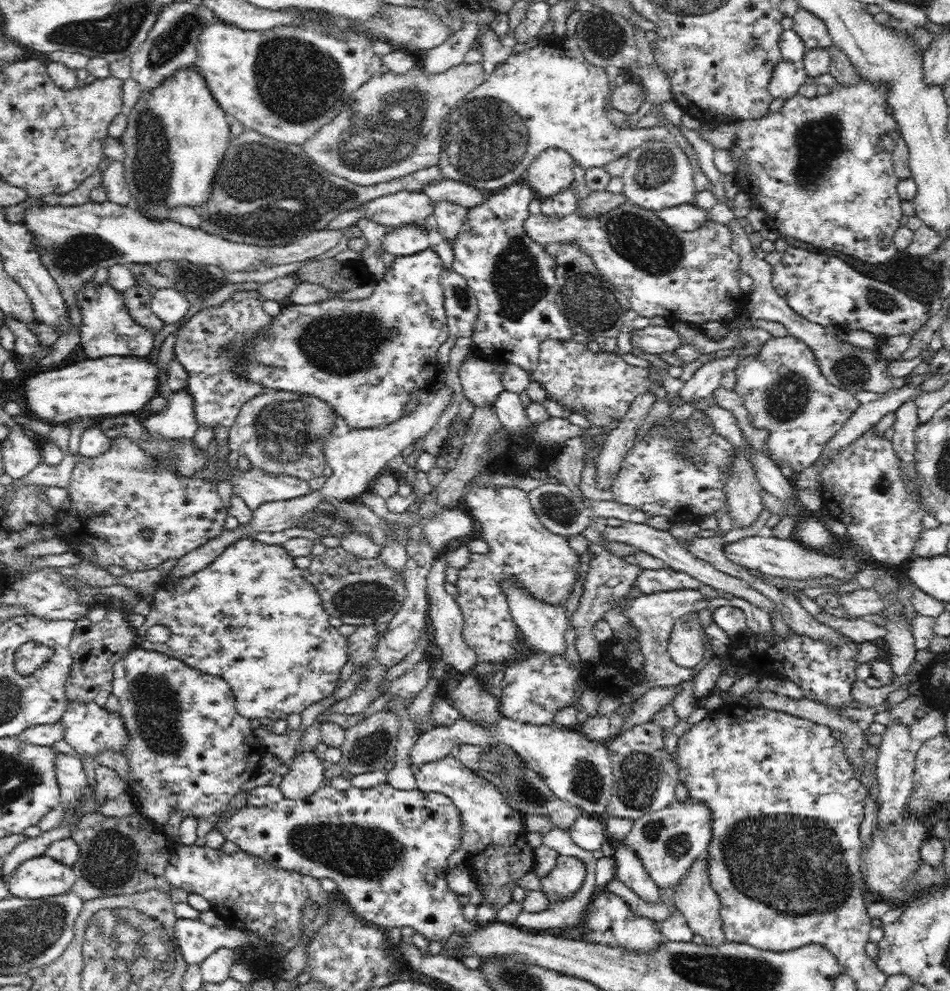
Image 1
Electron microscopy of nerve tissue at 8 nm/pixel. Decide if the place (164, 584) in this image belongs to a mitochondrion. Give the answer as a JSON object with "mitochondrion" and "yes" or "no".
{"mitochondrion":"no"}

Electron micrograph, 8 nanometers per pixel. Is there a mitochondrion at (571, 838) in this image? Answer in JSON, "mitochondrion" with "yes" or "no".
{"mitochondrion":"no"}

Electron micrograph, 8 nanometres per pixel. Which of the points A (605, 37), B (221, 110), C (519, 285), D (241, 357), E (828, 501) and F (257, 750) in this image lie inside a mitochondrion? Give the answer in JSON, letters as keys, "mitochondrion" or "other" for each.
{"A":"mitochondrion","B":"other","C":"mitochondrion","D":"other","E":"other","F":"other"}

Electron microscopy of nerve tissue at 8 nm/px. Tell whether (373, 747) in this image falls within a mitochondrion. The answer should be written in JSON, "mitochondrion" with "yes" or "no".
{"mitochondrion":"yes"}

